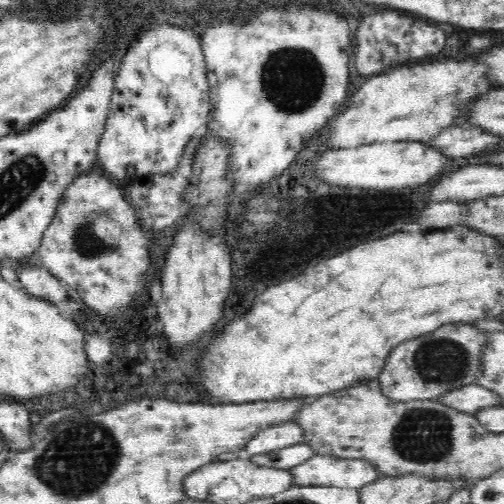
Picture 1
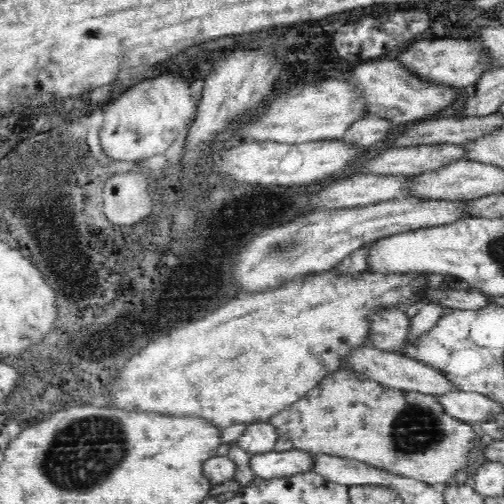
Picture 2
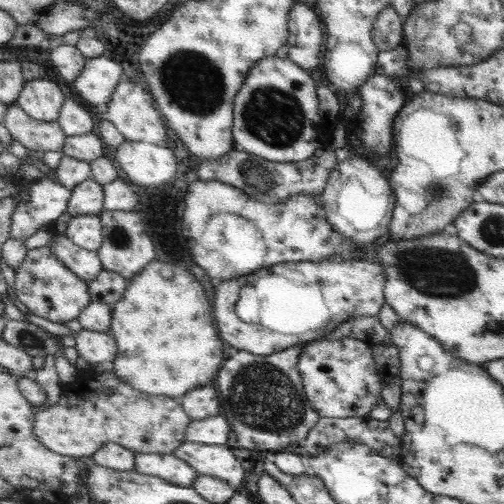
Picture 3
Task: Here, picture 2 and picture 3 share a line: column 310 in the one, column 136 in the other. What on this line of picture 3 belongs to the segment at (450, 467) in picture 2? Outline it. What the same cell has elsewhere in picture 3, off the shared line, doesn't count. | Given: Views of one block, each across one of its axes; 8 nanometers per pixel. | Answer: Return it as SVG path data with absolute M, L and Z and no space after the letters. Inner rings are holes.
M89 368L85 372L77 370L73 384L61 384L61 398L53 408L37 412L33 434L49 450L71 458L93 456L105 442L119 444L133 454L173 454L185 442L183 432L189 422L191 418L179 400L139 394L113 370L105 368L99 374Z

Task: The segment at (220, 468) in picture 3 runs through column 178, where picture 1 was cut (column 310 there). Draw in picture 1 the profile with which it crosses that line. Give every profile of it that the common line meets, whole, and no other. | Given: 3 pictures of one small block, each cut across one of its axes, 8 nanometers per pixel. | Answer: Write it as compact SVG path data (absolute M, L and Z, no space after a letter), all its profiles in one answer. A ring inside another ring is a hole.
M296 444L296 446L288 446L284 450L272 450L268 454L248 456L248 460L252 460L258 466L266 466L266 468L290 470L290 468L306 462L312 456L318 456L318 454L308 444Z

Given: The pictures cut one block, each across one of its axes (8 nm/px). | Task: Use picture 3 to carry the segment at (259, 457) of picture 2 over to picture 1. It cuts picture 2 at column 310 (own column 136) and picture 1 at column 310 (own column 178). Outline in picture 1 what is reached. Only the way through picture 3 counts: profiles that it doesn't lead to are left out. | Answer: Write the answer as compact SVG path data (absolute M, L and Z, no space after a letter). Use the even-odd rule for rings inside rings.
M312 456L290 468L296 486L336 486L360 490L380 478L368 460L348 460L332 456Z

